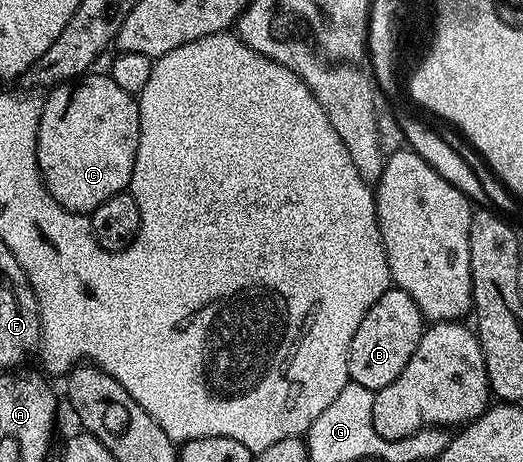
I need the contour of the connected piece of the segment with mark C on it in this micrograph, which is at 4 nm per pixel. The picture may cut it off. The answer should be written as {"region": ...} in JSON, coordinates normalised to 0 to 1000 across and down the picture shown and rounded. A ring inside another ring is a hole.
{"region":[[[185,156],[99,186],[92,195],[94,212],[84,212],[78,232],[71,286],[71,359],[78,366],[88,409],[122,452],[164,465],[176,463],[189,439],[212,431],[212,422],[245,411],[270,281],[270,229],[264,212],[235,197],[235,188],[228,188],[228,180],[220,180],[220,171],[199,156]]]}

